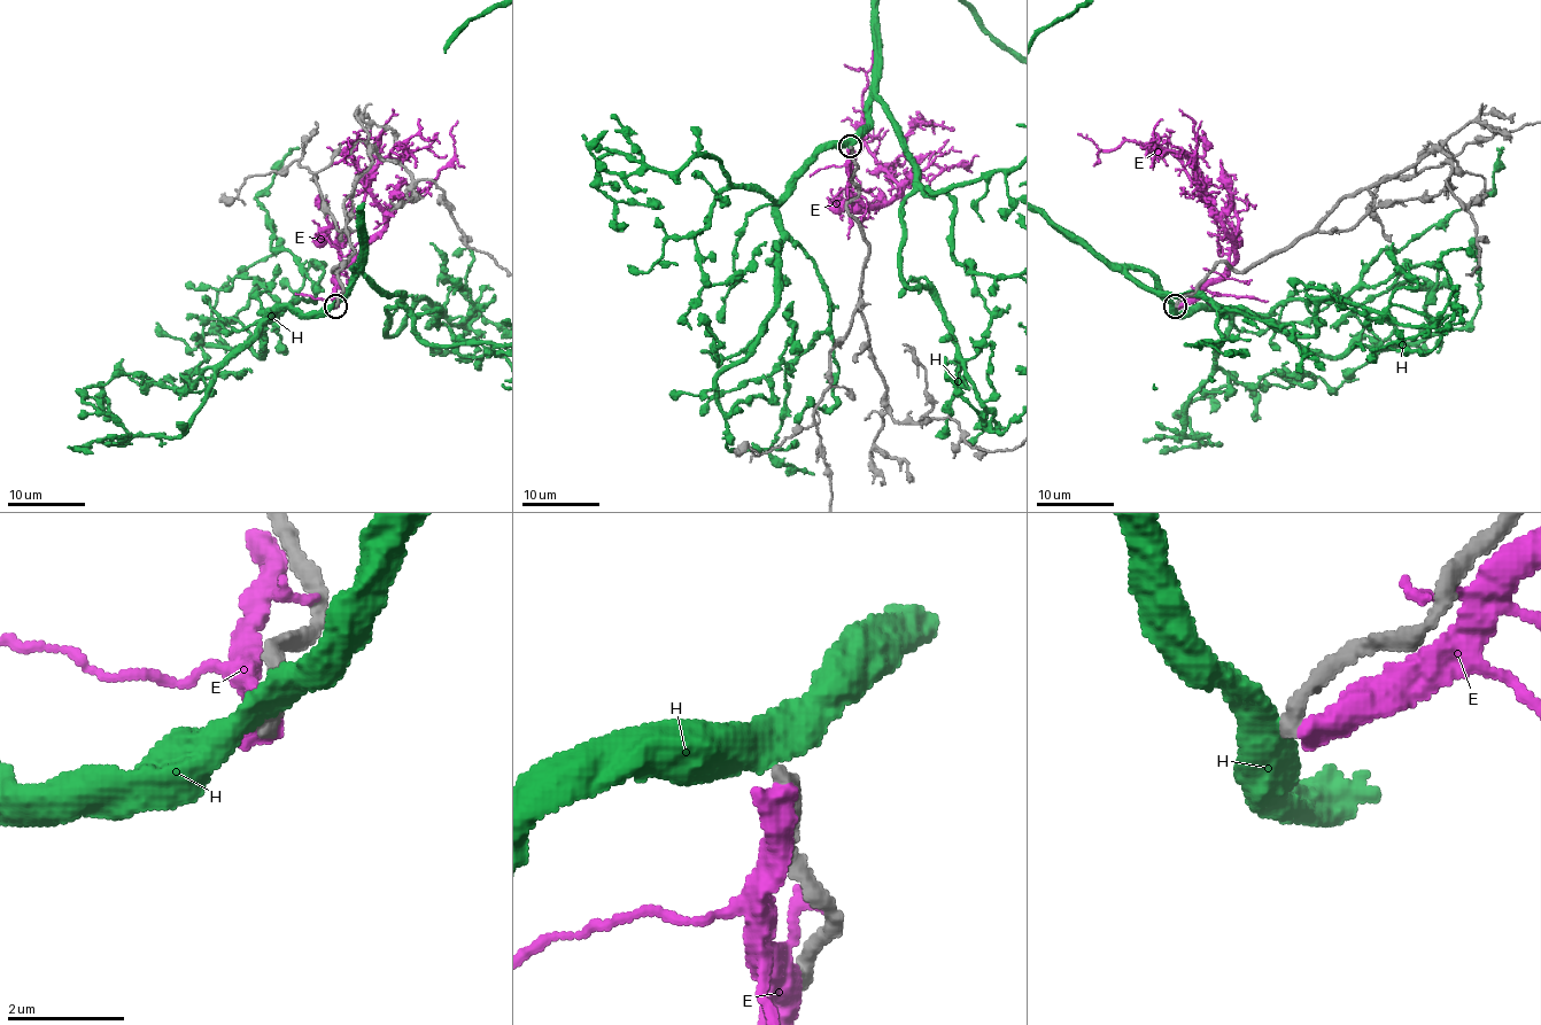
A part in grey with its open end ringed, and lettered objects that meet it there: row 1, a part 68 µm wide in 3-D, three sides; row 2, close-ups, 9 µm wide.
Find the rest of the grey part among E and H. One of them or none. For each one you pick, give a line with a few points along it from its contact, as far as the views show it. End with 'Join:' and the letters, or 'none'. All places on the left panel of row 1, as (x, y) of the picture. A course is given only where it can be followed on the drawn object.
Join: none

